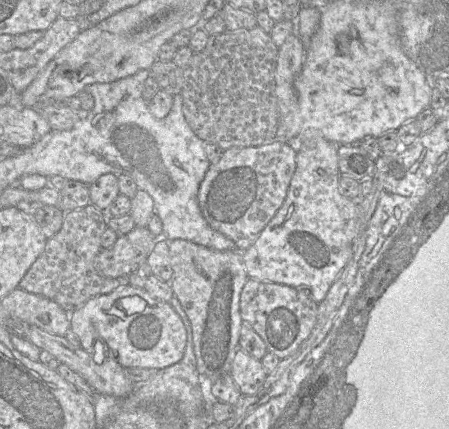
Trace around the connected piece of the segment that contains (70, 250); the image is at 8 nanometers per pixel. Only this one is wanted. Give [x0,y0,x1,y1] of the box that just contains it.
[18,204,129,313]

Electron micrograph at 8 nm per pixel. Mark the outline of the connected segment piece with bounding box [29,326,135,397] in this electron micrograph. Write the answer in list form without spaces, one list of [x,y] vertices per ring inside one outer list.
[[[30,326],[29,341],[41,350],[53,355],[61,364],[80,374],[85,381],[100,394],[125,397],[129,395],[134,383],[129,379],[125,369],[114,359],[110,350],[100,341],[95,342],[92,350],[75,347],[64,336],[58,336],[42,330],[37,326]]]

